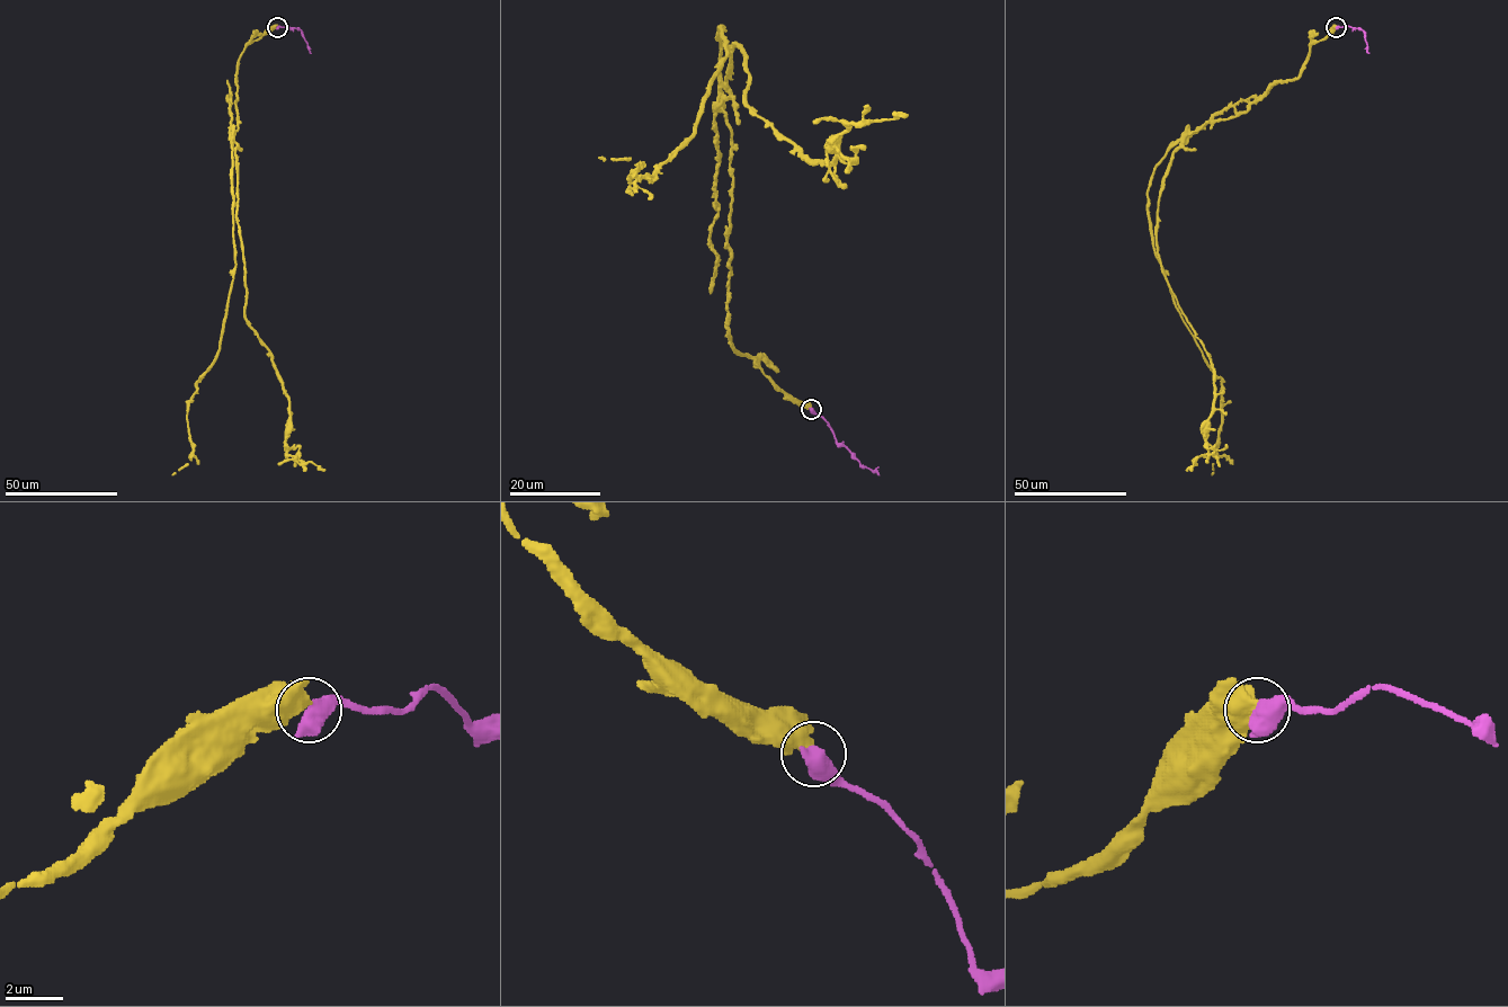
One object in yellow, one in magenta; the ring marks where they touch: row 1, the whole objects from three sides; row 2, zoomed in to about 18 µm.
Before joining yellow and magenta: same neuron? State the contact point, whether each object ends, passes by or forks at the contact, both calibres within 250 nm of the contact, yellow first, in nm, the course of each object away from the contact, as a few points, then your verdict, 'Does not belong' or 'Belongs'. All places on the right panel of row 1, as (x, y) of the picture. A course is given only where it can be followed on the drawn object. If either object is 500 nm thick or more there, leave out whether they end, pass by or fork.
Place: (1336, 27). Thickness 550 nm (yellow) against 850 nm. Course of yellow: (1337, 27), (1311, 45), (1299, 76), (1189, 132), (1163, 180), (1157, 252), (1213, 372), (1207, 453), (1190, 470). Course of magenta: (1337, 27), (1361, 28), (1370, 53). Does not belong

